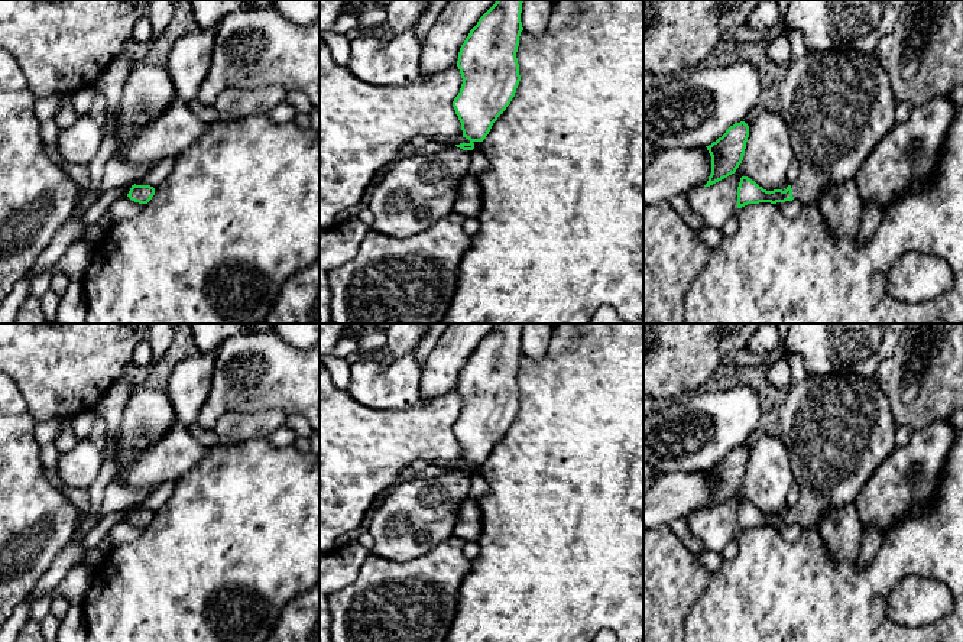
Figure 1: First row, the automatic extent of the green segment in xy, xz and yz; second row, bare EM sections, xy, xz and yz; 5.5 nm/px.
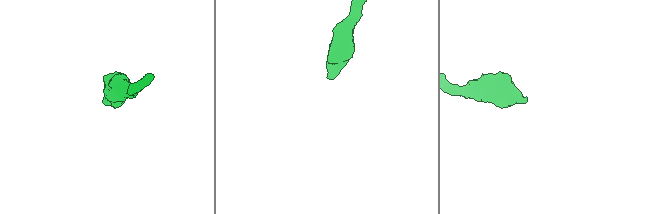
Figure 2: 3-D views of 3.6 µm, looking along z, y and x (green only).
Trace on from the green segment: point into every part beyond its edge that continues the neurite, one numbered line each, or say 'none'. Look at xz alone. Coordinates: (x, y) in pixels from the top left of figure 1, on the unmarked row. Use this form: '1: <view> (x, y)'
1: xz (415, 516)

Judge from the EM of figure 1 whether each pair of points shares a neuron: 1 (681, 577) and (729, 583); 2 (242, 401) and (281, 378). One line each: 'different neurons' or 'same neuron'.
1: different neurons
2: same neuron

